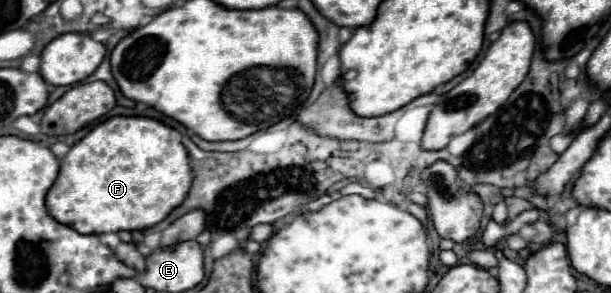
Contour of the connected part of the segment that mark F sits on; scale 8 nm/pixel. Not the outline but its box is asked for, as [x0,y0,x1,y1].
[46,116,192,234]

